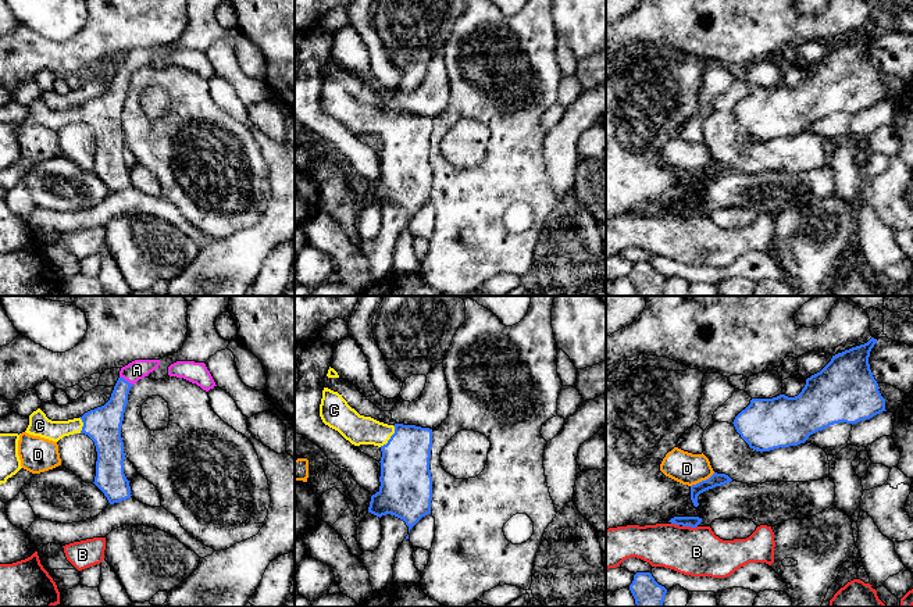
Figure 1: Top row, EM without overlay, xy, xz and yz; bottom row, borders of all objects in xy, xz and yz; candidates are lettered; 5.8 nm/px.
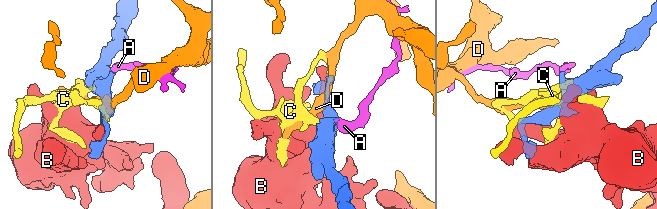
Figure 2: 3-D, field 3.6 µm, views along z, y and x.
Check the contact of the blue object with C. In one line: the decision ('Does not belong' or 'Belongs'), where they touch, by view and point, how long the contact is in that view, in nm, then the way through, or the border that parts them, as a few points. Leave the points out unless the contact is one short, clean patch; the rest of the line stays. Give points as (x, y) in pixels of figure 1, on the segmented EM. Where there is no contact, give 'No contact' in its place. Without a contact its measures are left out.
Belongs. Touches blue at xz (391, 438). Shared border 150 nm. Path across: xz (405, 478), (405, 452), (391, 438), (359, 429)

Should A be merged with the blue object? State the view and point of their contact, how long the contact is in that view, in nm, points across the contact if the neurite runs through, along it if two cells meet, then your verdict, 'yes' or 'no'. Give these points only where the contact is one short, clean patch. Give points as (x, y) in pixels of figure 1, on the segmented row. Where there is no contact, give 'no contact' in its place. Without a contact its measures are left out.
xy (127, 381) | 100 nm | across xy (107, 418), (127, 381), (136, 370) | yes

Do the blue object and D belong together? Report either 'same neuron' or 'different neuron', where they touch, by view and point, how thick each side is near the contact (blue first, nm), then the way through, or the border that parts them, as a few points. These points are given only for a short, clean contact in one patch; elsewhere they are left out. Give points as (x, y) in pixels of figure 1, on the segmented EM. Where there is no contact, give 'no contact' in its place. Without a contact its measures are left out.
different neuron; contact yz (702, 481); calibres 80 and 190 nm; border yz (714, 472), (691, 486)

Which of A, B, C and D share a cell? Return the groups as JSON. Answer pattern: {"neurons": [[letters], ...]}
{"neurons": [["A", "C"], ["B"], ["D"]]}

